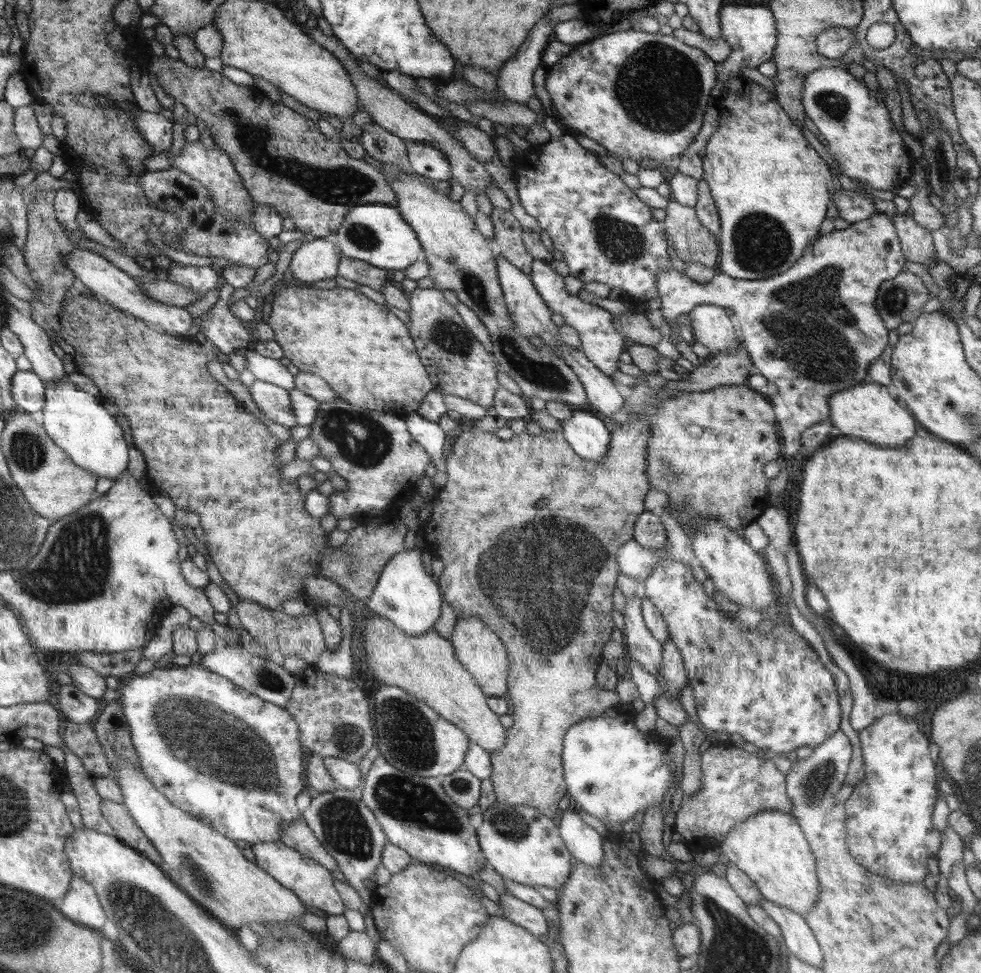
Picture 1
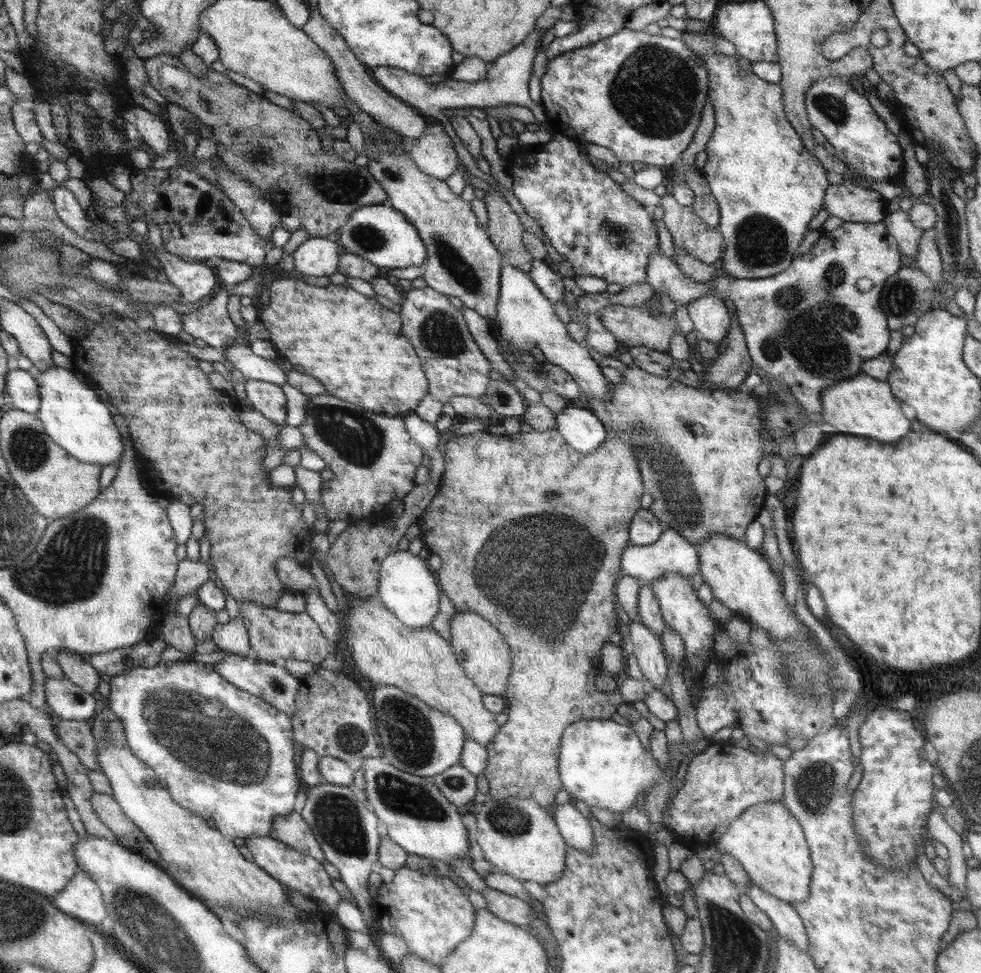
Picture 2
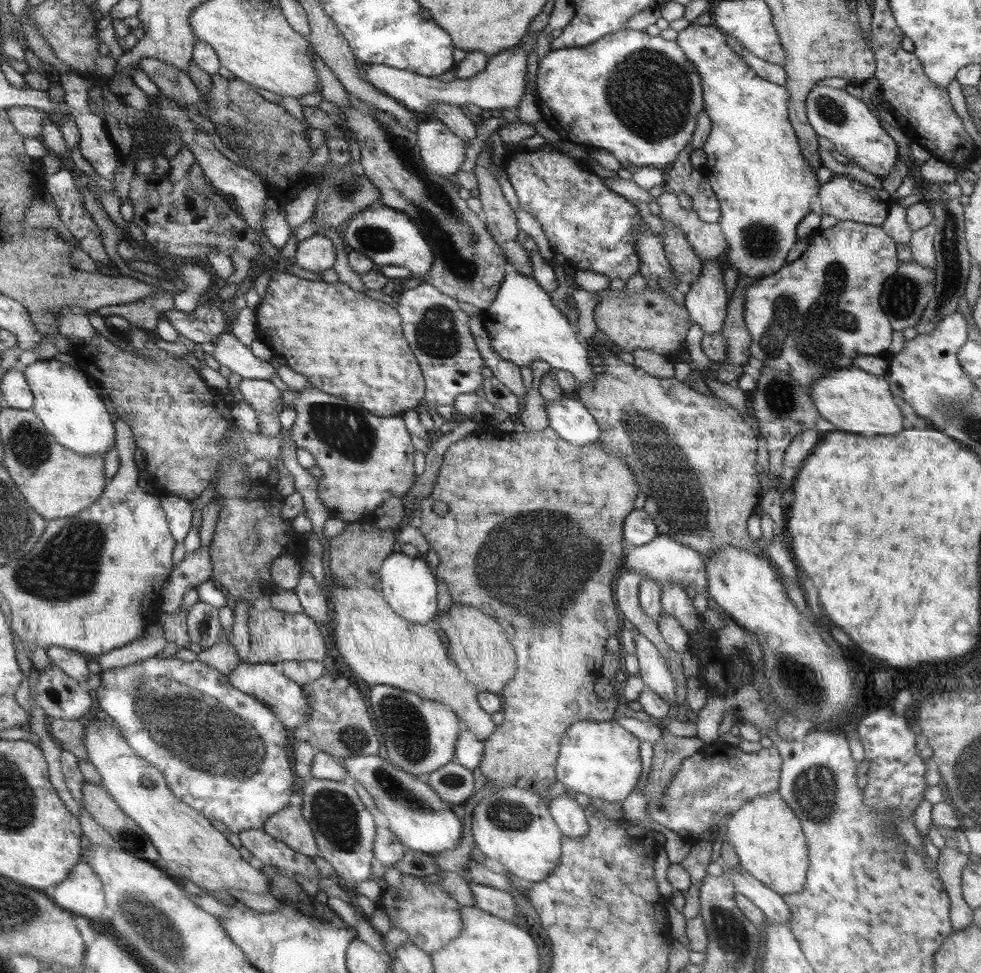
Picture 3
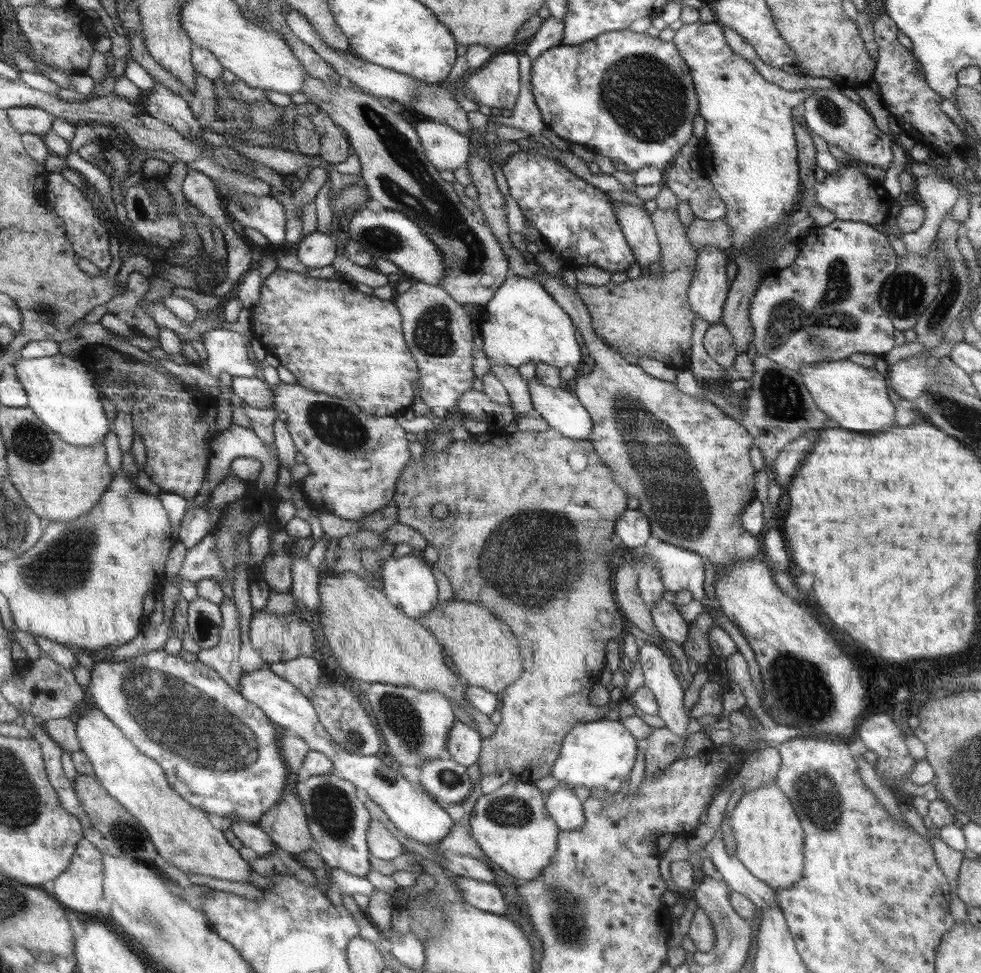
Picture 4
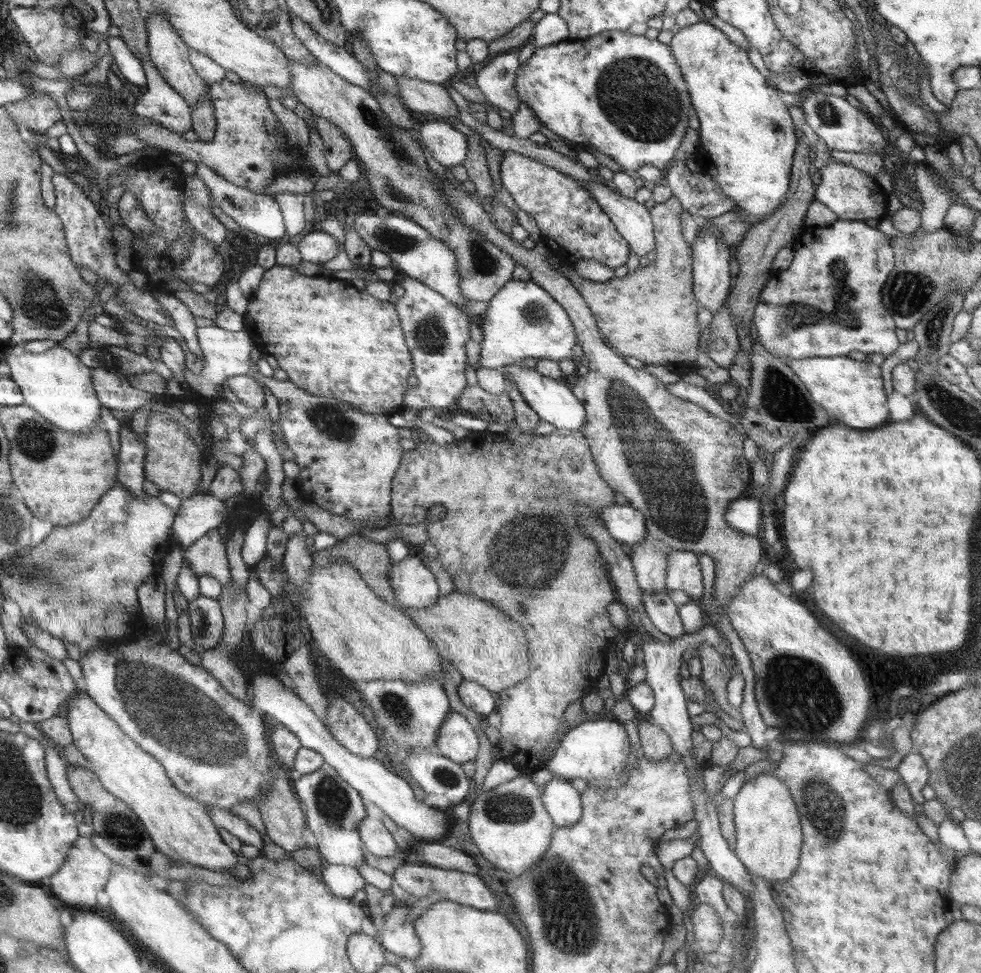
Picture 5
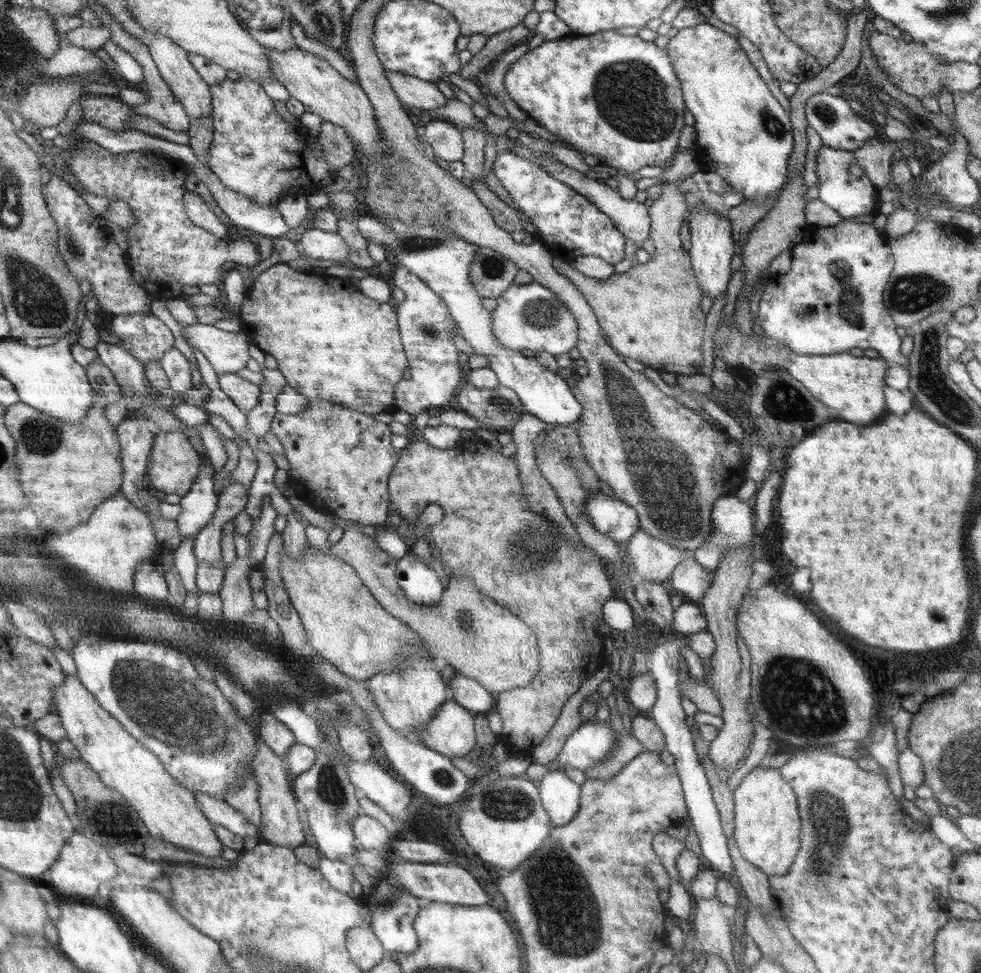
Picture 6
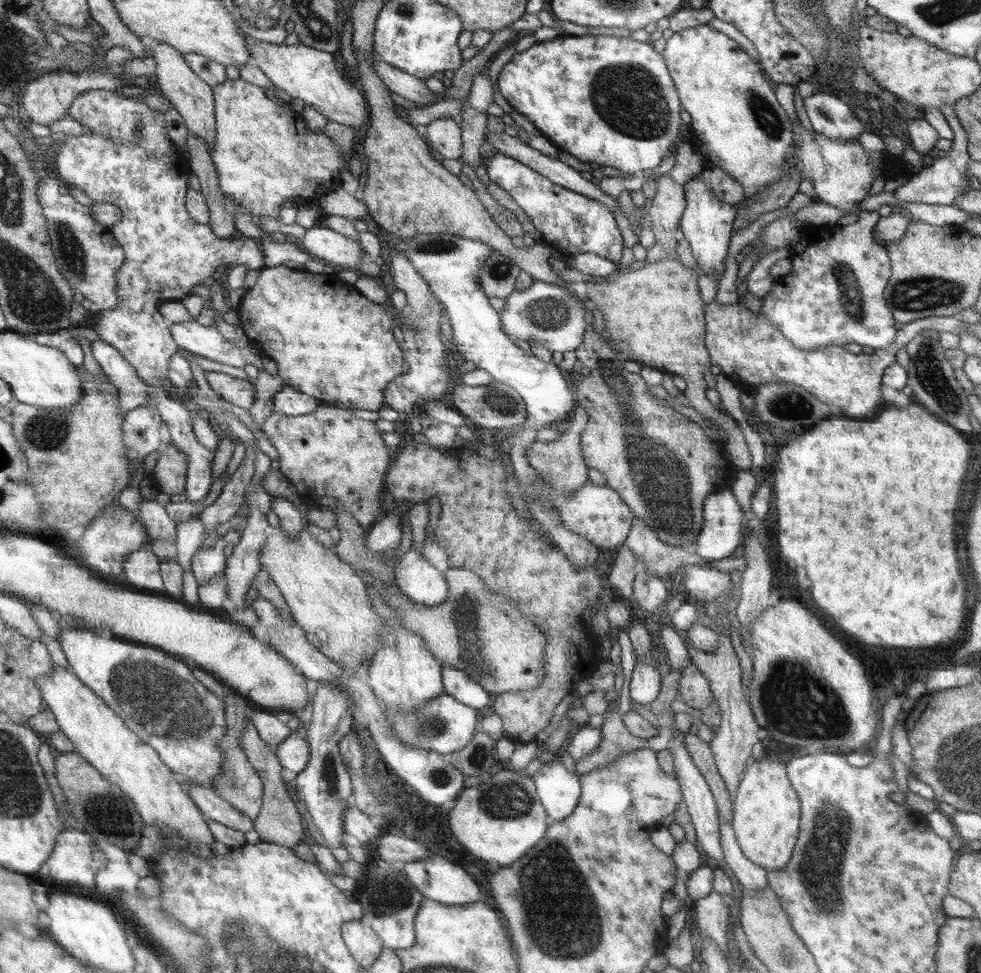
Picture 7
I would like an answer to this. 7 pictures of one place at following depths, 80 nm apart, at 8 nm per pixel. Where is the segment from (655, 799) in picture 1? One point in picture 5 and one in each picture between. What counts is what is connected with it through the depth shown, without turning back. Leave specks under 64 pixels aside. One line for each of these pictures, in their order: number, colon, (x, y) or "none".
2: (601, 762)
3: (601, 759)
4: (600, 754)
5: (598, 749)

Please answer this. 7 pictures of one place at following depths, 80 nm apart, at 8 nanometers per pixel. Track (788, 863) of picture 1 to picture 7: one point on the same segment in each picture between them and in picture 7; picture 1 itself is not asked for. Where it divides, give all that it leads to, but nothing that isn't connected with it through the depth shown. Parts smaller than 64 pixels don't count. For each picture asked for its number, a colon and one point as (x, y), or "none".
2: (769, 842)
3: (765, 833)
4: (770, 839)
5: (769, 837)
6: (767, 828)
7: (766, 812)

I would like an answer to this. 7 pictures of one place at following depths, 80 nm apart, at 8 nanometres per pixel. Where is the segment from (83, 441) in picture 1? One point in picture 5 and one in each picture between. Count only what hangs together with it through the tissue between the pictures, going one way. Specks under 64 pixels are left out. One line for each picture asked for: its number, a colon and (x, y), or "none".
2: (72, 414)
3: (71, 410)
4: (59, 388)
5: (55, 383)

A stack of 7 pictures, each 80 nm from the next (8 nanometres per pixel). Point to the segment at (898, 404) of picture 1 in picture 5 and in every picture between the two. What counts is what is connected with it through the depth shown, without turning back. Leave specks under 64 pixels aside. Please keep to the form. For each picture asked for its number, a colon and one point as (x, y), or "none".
2: (860, 405)
3: (855, 401)
4: (855, 397)
5: (852, 391)

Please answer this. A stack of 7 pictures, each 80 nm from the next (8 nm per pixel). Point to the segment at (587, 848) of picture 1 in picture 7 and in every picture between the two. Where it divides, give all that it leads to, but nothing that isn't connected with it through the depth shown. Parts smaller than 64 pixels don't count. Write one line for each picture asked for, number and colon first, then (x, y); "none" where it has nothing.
2: (577, 830)
3: (570, 816)
4: (562, 802)
5: (560, 797)
6: (561, 795)
7: (559, 789)

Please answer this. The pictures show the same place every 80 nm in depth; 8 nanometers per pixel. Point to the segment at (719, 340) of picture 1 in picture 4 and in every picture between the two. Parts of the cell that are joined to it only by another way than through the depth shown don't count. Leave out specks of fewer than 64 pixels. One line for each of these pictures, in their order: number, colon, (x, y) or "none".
2: (711, 319)
3: (706, 302)
4: (708, 290)

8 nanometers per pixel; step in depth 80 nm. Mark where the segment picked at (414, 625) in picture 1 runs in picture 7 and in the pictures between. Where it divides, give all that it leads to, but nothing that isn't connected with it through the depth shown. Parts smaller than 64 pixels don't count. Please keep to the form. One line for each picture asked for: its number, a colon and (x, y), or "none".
2: (406, 587)
3: (408, 585)
4: (408, 582)
5: (414, 585)
6: (420, 584)
7: (416, 577)

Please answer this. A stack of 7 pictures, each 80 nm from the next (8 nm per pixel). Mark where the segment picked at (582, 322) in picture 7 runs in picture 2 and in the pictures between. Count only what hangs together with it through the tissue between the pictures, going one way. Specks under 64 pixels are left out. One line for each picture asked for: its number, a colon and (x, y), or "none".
2: (525, 319)
3: (523, 323)
4: (522, 323)
5: (524, 320)
6: (531, 316)

